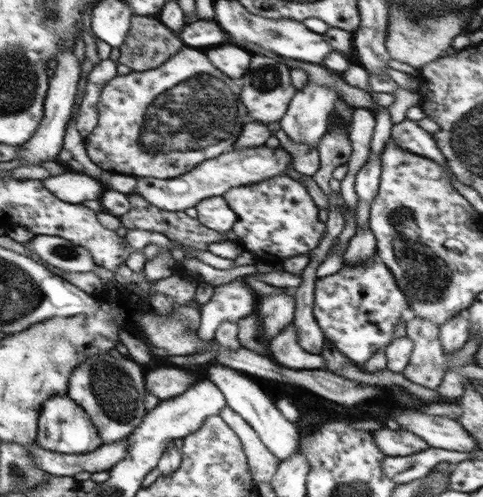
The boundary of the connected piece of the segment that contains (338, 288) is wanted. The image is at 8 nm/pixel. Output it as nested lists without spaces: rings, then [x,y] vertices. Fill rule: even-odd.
[[[377,253],[367,264],[345,264],[336,274],[317,278],[315,282],[313,315],[316,322],[321,326],[326,339],[330,339],[346,358],[361,366],[377,350],[390,344],[399,318],[407,318],[409,314],[406,296]]]

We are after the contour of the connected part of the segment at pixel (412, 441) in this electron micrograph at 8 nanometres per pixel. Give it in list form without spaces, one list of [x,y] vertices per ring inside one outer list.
[[[382,428],[374,434],[374,442],[380,448],[382,454],[389,456],[410,456],[417,452],[422,452],[430,446],[422,438],[414,436],[414,433],[406,430],[388,430]]]

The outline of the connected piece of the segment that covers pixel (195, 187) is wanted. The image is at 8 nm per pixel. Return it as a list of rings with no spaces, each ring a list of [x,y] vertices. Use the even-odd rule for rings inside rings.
[[[263,146],[231,149],[217,158],[206,160],[196,168],[171,179],[137,177],[136,193],[156,208],[168,211],[184,211],[198,202],[223,194],[235,186],[246,186],[262,182],[267,178],[287,175],[286,169],[293,168],[293,157],[282,147],[274,149]]]

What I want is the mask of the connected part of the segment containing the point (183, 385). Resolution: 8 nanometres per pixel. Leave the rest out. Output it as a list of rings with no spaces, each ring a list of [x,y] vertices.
[[[163,365],[149,368],[145,374],[146,391],[166,401],[184,394],[188,388],[202,380],[200,375],[188,373],[184,368]]]

